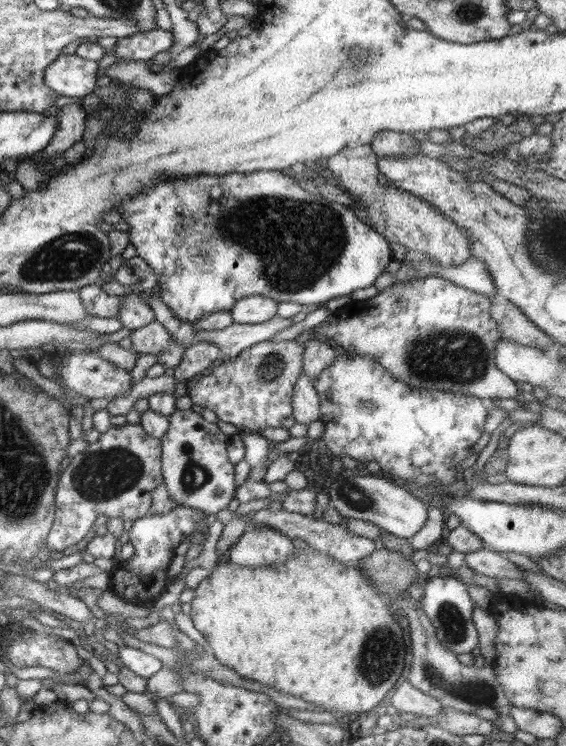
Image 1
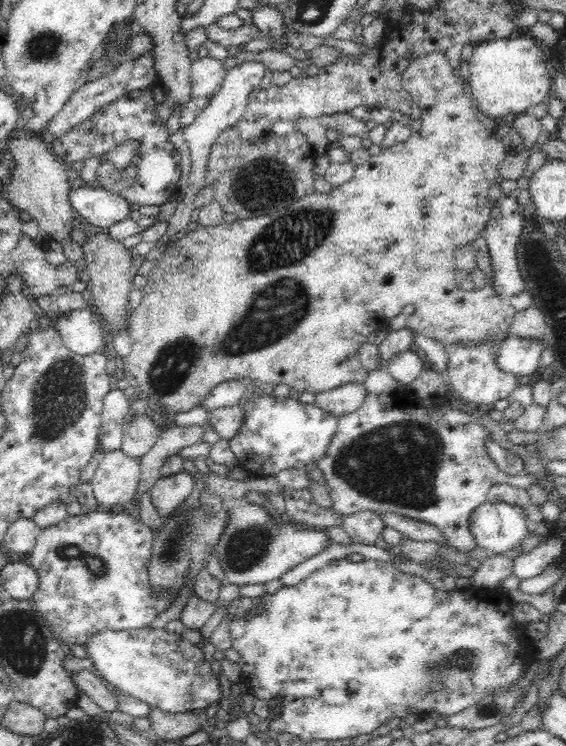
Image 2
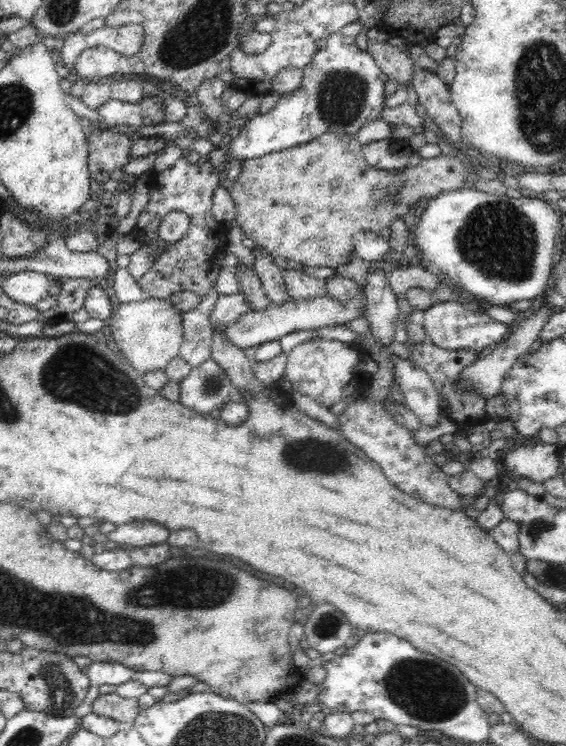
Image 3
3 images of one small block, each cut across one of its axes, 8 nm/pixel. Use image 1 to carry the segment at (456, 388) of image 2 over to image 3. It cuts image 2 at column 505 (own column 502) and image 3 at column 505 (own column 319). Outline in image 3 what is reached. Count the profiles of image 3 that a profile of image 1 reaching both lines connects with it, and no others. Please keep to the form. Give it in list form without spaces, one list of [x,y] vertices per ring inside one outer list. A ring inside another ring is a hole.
[[[455,301],[435,303],[424,310],[418,318],[422,321],[427,340],[432,341],[436,346],[448,350],[472,350],[481,352],[490,344],[501,343],[508,335],[508,325],[492,319],[486,312],[472,311],[462,307]]]

